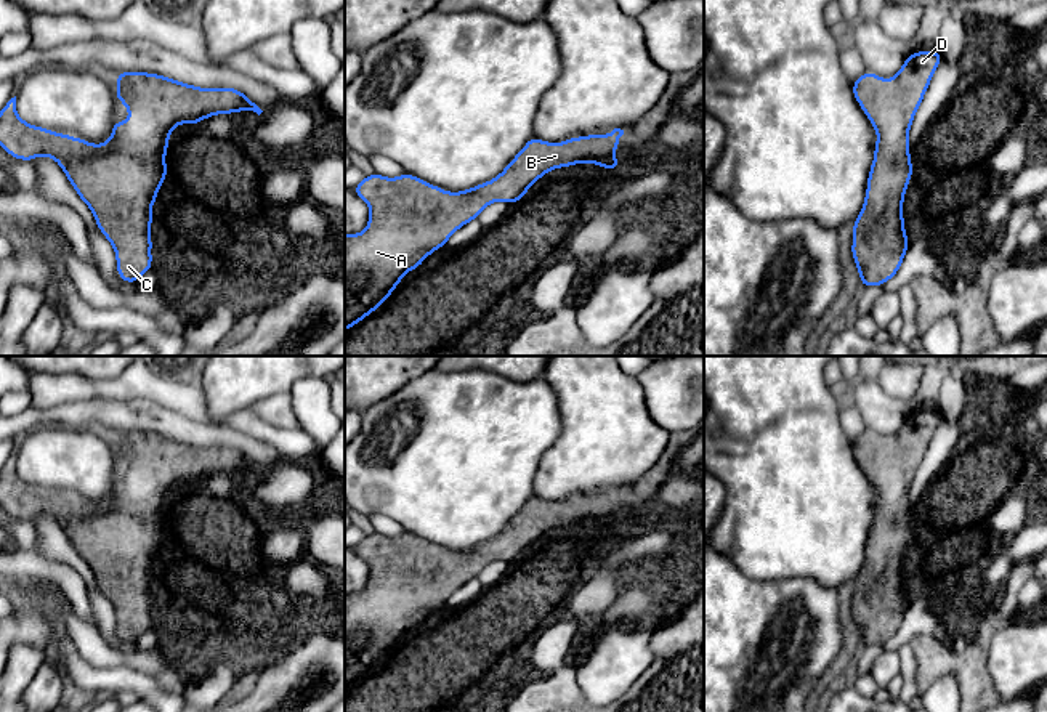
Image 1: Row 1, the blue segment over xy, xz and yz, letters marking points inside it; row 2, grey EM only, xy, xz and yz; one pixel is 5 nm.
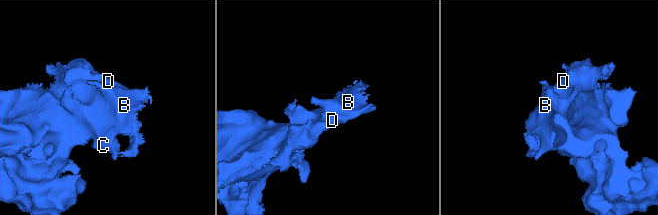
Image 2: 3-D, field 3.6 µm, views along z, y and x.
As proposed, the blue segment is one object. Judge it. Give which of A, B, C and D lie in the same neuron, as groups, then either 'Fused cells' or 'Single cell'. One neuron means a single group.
Groups: A B C D. Single cell

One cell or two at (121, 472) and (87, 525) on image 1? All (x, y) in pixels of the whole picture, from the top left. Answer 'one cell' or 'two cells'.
one cell

